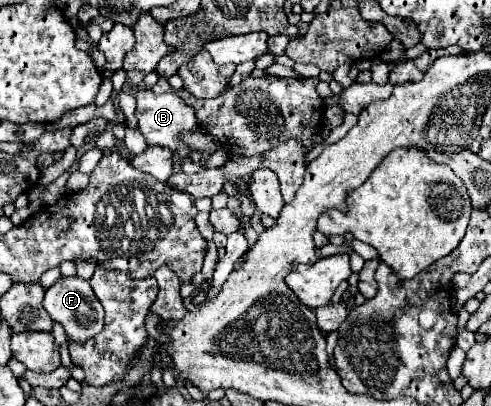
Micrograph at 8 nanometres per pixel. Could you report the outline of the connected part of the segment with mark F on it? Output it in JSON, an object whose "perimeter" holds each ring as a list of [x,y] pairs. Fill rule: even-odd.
{"perimeter":[[[79,275],[73,277],[61,277],[55,285],[51,285],[45,291],[45,299],[43,299],[43,307],[47,309],[47,313],[51,315],[53,321],[59,321],[65,329],[65,333],[73,339],[73,341],[87,341],[89,337],[97,335],[103,329],[103,305],[99,303],[99,299],[95,297],[89,281],[81,279]]]}

